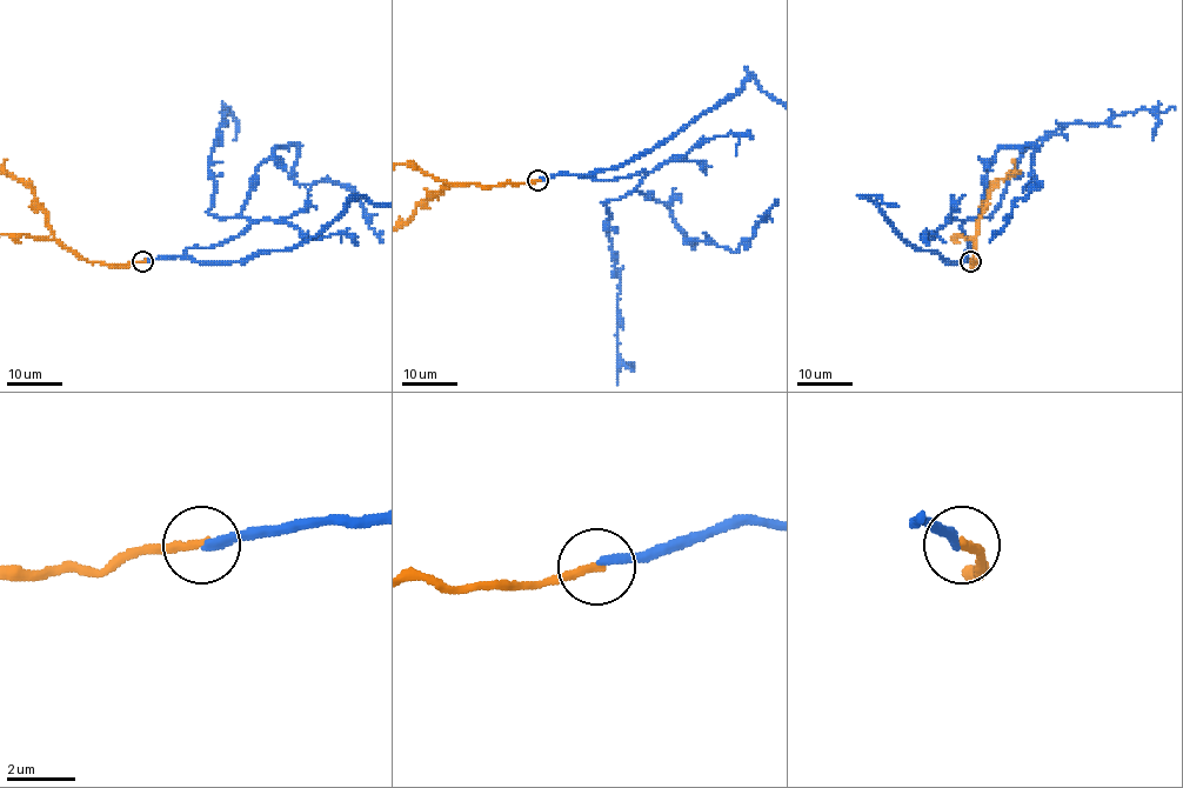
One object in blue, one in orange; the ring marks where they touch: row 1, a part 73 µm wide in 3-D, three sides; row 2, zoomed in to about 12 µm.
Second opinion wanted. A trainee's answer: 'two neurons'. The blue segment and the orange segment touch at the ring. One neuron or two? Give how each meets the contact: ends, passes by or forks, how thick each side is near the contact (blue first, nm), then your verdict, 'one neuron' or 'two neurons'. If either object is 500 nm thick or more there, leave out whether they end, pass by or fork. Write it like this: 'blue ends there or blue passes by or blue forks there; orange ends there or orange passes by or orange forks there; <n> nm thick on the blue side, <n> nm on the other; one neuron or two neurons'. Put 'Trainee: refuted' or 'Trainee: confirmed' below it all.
blue ends there; orange ends there; 240 nm thick on the blue side, 260 nm on the other; two neurons
Trainee: confirmed

